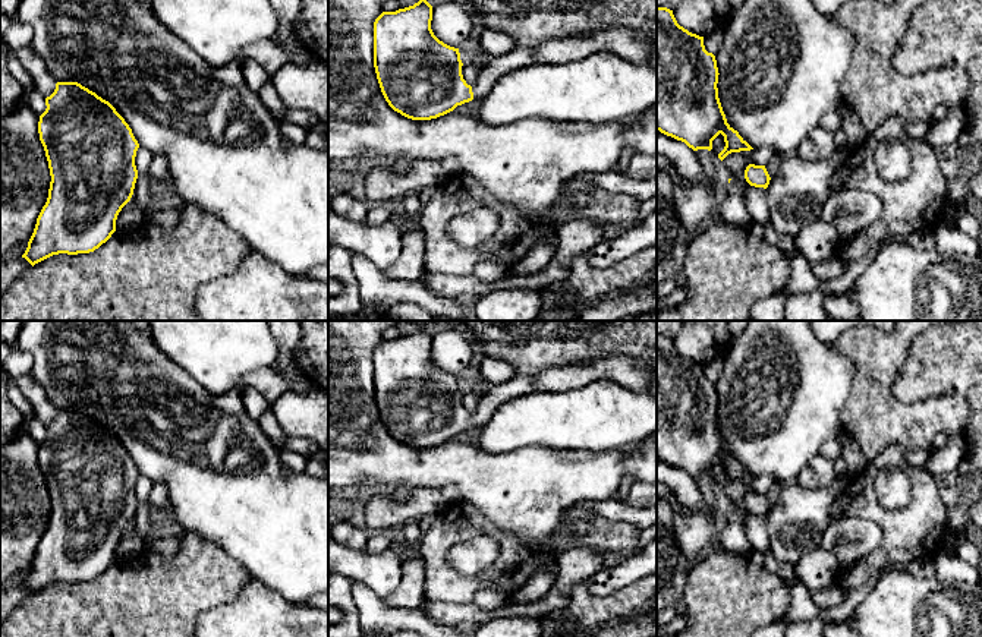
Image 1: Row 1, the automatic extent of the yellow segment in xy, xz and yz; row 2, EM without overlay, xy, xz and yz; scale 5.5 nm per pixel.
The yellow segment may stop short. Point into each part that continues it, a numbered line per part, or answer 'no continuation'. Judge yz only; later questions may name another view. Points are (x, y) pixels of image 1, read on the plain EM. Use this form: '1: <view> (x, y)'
no continuation

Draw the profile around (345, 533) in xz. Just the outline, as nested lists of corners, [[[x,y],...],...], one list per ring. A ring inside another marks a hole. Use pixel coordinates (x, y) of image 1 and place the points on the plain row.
[[[343,520],[331,527],[330,534],[337,543],[358,552],[363,552],[369,540],[363,527]]]

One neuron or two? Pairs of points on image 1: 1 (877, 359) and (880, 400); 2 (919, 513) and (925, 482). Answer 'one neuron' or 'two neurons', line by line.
1: one neuron
2: one neuron

